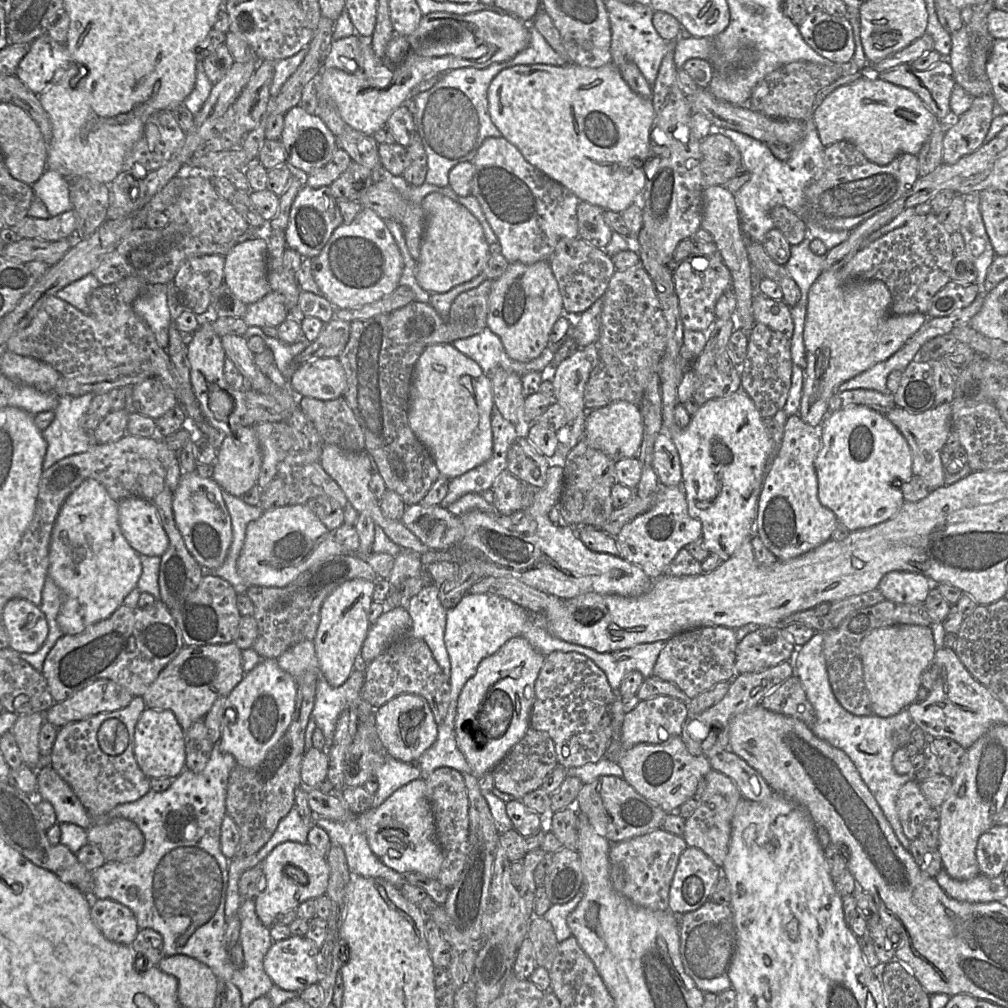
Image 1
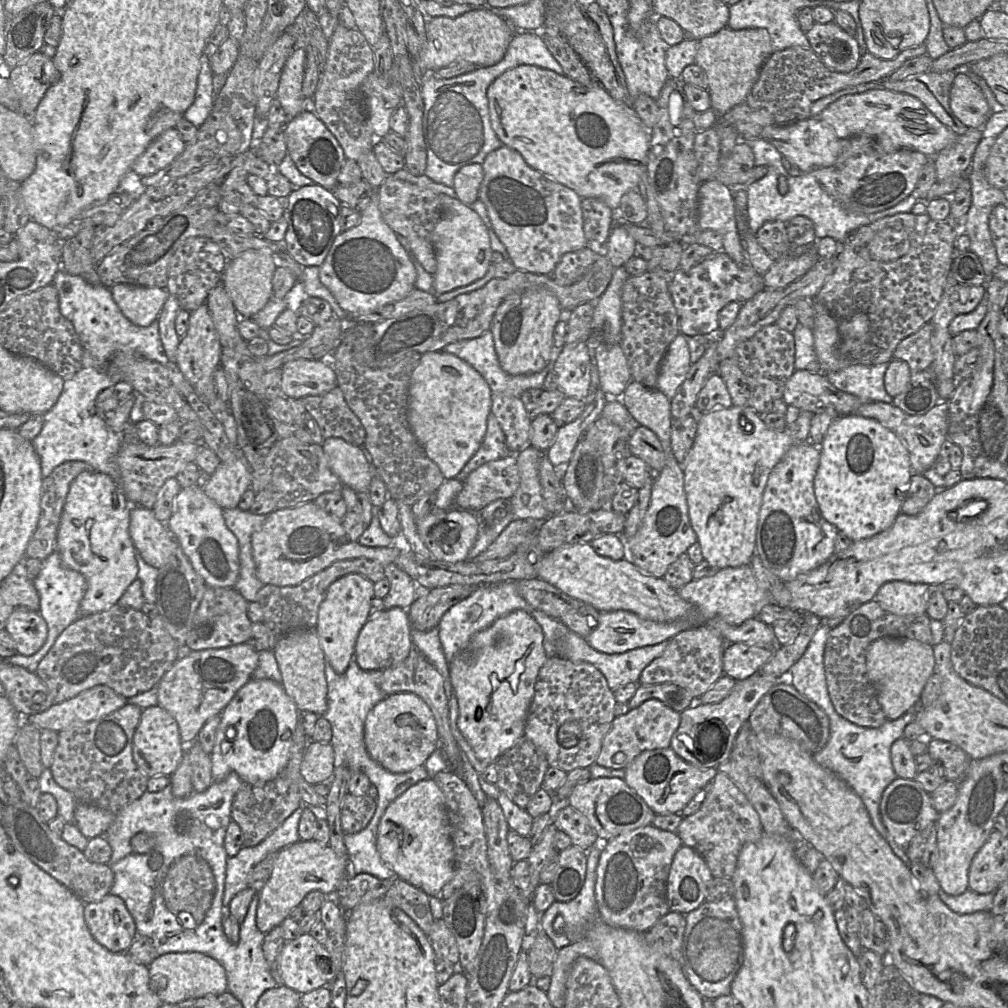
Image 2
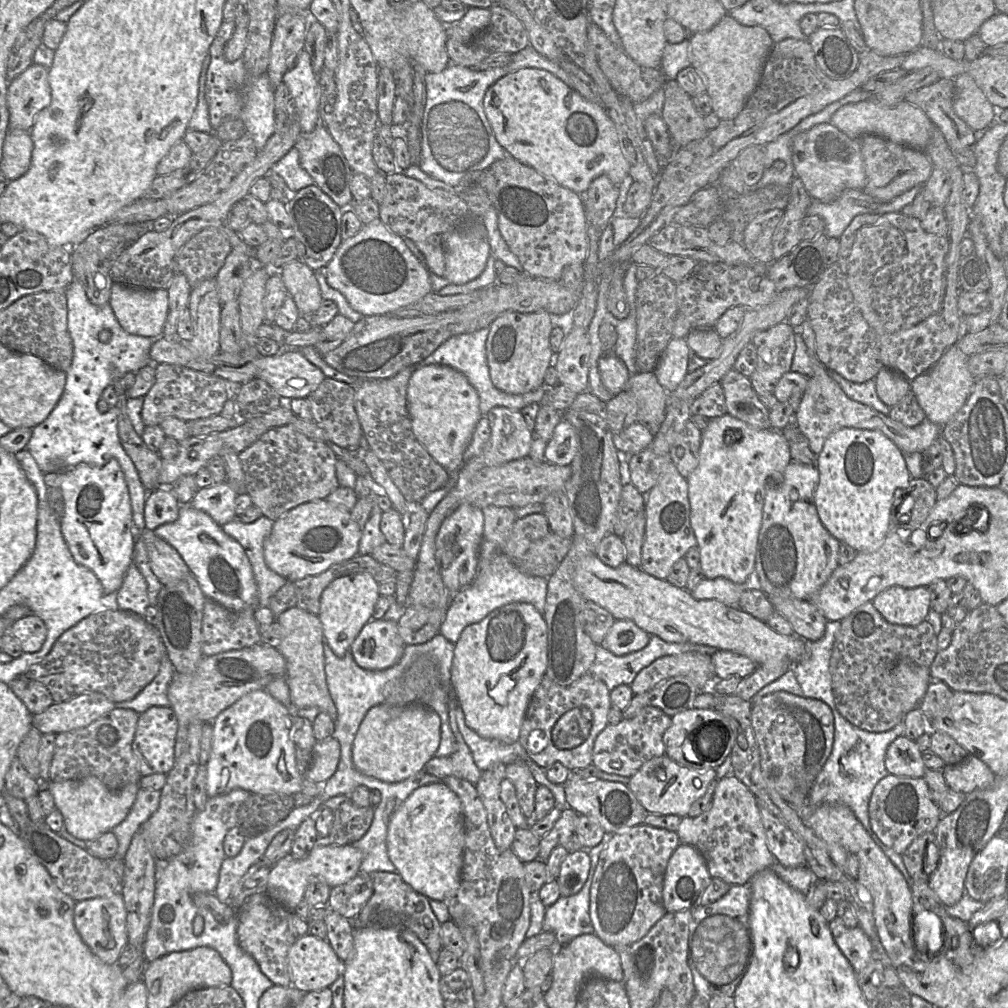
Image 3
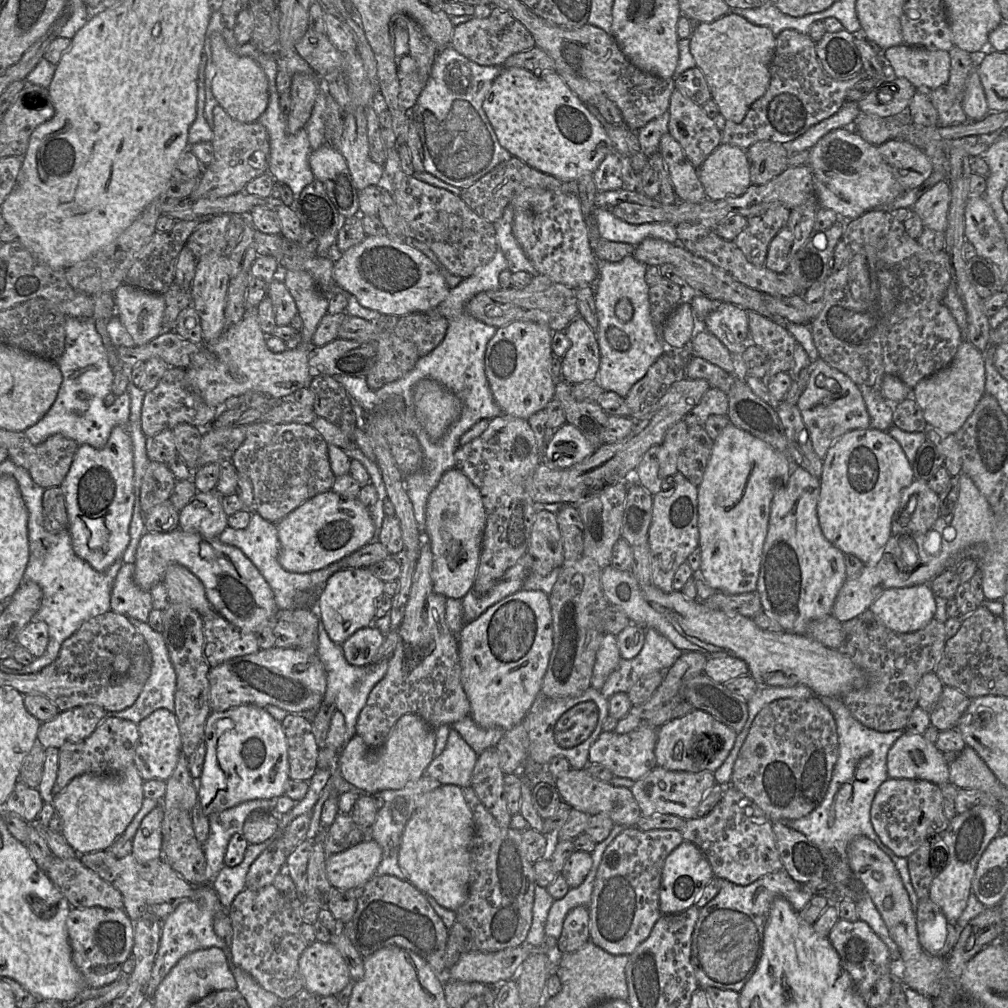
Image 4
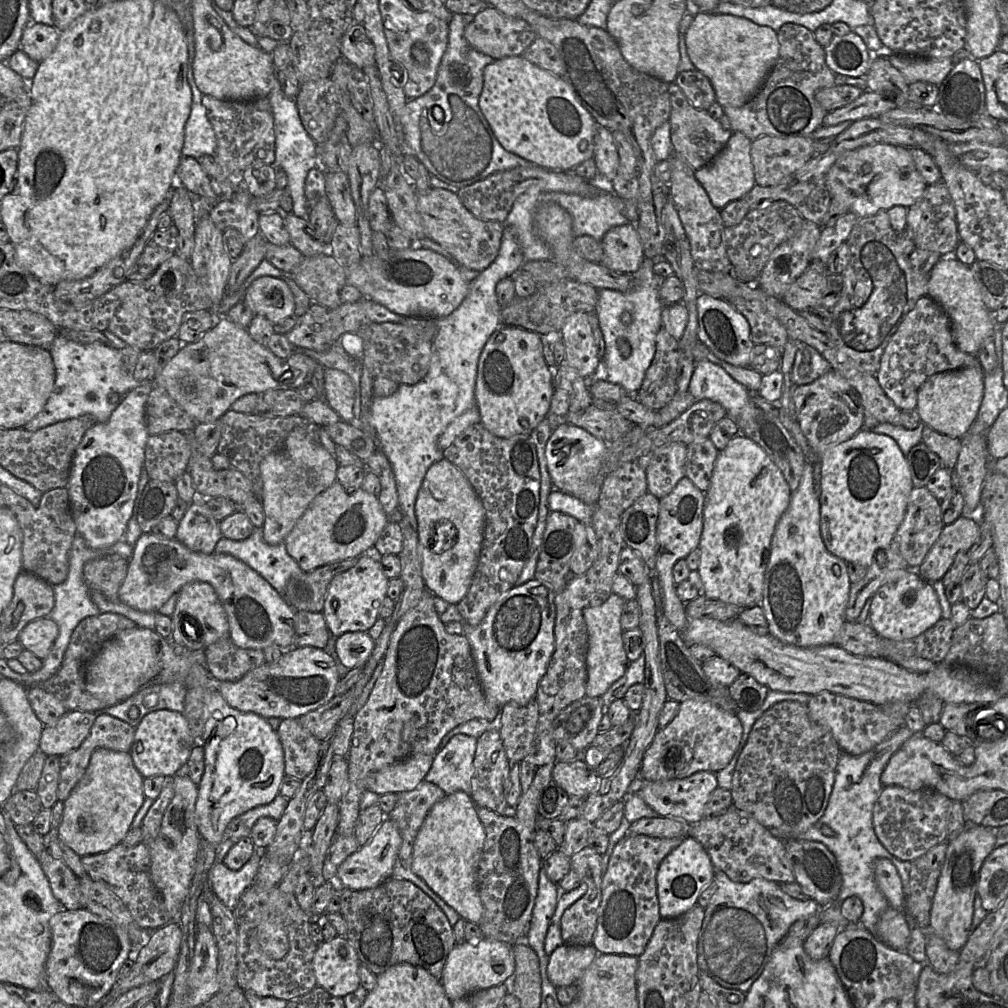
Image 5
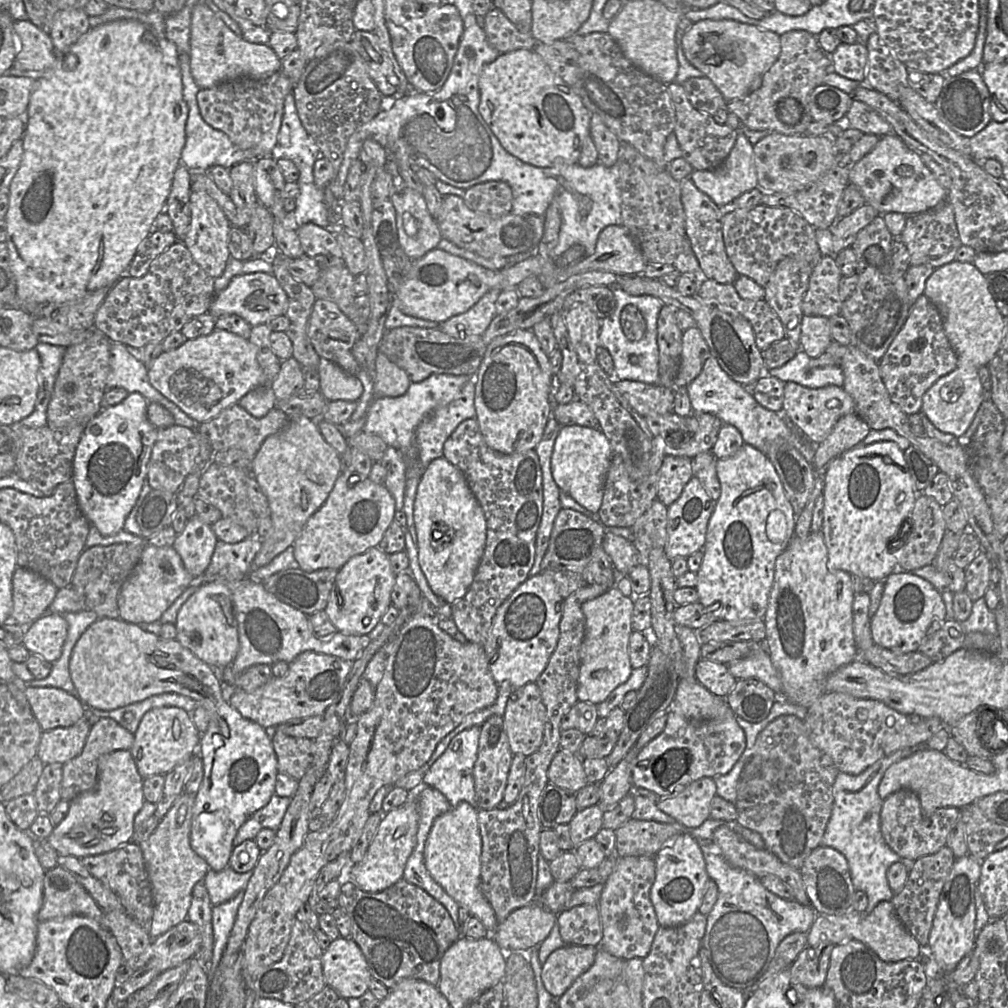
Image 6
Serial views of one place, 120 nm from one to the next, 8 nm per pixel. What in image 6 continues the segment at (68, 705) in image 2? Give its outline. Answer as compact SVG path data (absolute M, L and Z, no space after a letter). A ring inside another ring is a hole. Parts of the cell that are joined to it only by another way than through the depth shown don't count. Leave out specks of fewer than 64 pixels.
M86 717L70 727L43 731L36 756L44 765L66 763L82 752L91 726Z

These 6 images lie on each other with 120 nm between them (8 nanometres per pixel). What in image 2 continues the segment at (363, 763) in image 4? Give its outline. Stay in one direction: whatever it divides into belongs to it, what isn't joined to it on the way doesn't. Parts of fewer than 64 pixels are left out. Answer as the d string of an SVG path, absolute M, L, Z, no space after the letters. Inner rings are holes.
M398 692L386 696L367 714L364 743L370 757L392 773L405 773L423 766L438 747L434 716L427 704L416 694ZM311 741L300 764L302 778L311 785L327 781L334 769L334 751L329 743Z

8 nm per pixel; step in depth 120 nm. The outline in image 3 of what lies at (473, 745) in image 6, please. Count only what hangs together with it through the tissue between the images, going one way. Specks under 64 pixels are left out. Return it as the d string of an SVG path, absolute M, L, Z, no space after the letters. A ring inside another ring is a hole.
M455 700L448 703L449 726L455 737L455 750L451 755L446 757L432 757L422 770L439 779L455 776L475 785L482 771L475 764L472 752L458 729L454 706Z

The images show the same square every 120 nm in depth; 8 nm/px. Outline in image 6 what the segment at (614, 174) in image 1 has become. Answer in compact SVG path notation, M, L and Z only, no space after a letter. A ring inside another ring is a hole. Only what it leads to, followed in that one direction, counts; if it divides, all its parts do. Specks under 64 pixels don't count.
M515 50L499 55L482 68L478 87L478 111L509 154L535 167L578 162L590 135L591 113L534 51Z

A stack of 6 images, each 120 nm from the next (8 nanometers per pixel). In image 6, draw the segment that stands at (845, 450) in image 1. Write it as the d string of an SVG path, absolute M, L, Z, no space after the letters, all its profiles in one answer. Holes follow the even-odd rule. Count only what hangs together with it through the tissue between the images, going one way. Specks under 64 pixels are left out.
M880 441L863 447L854 447L831 460L824 474L821 529L828 549L829 568L864 576L875 583L885 583L885 579L891 573L901 572L903 569L894 555L898 550L890 547L890 541L899 541L901 538L905 521L914 508L915 490L904 451L895 442Z

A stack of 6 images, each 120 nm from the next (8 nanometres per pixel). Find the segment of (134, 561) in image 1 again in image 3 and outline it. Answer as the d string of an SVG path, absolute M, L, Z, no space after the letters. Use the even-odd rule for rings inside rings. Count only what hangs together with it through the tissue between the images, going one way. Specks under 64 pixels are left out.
M116 459L103 466L81 462L65 471L46 473L44 480L49 489L56 489L62 496L61 531L74 560L92 571L99 579L105 593L117 593L125 573L133 563L136 529L132 520L132 508L124 474Z

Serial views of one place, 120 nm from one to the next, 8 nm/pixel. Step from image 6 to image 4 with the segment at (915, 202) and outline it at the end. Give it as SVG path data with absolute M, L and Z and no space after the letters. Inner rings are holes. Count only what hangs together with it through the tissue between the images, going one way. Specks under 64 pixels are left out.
M850 127L830 131L809 152L807 165L812 171L818 204L820 207L833 210L843 220L854 220L865 212L890 203L904 192L877 146L866 142Z

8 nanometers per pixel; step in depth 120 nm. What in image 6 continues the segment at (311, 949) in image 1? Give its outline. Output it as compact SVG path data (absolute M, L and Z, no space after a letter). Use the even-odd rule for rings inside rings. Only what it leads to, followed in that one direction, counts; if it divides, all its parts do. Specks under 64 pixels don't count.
M341 936L331 941L329 947L323 952L322 970L325 984L331 987L339 996L358 998L369 990L369 983L372 979L365 957L359 946L351 938Z

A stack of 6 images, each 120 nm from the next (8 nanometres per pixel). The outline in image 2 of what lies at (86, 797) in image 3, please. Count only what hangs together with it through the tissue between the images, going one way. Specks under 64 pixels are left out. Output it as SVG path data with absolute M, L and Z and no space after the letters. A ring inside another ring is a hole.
M78 802L74 811L74 824L88 839L103 836L115 819L115 813L94 805Z

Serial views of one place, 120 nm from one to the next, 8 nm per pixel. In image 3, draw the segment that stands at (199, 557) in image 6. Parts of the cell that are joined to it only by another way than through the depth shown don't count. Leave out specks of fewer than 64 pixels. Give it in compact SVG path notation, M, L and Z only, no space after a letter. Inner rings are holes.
M227 481L214 483L210 487L198 488L189 504L207 513L218 525L222 526L236 516L234 502L237 495L238 493Z

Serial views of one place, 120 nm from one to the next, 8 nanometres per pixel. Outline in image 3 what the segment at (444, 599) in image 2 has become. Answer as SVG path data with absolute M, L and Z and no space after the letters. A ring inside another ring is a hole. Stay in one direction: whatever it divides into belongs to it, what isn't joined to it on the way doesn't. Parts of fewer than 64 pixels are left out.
M407 605L398 623L398 632L405 645L427 642L439 633L447 607L428 608Z

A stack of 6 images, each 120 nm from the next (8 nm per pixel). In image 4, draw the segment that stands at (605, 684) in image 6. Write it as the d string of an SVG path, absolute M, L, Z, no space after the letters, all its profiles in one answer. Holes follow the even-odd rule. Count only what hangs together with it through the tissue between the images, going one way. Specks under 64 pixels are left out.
M605 633L596 652L590 686L600 690L621 659L616 636Z

